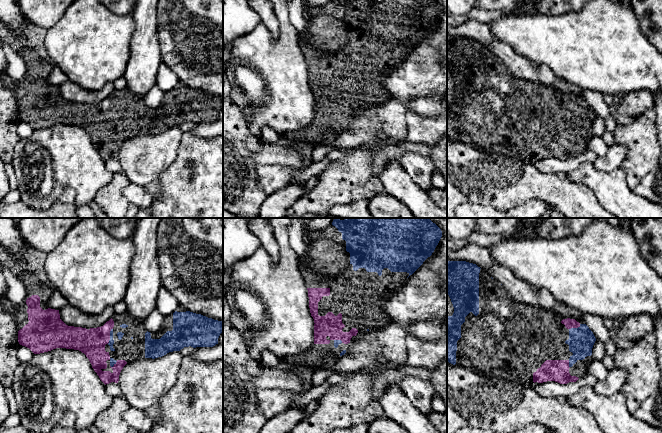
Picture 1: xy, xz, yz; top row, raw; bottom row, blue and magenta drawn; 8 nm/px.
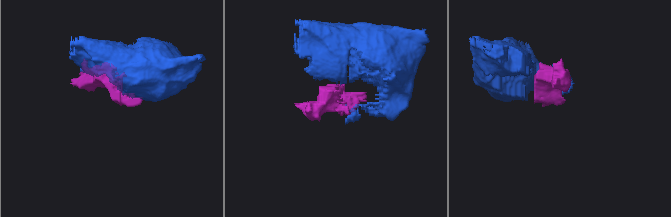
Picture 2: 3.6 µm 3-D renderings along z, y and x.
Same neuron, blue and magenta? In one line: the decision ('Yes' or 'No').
Yes

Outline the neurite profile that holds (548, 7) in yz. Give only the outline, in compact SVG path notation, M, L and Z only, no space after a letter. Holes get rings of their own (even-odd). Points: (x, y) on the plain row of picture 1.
M537 0L530 13L558 16L572 11L579 11L590 0Z

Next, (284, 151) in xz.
M281 136L276 142L261 142L260 150L253 154L253 159L260 164L283 164L300 170L303 165L303 156L296 147L311 146L314 149L318 145L319 143L311 140L294 140Z

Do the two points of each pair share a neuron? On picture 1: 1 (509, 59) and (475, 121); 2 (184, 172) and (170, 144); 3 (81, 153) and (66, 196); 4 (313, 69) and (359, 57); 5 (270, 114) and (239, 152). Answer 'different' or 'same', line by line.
1: different
2: different
3: different
4: same
5: different

